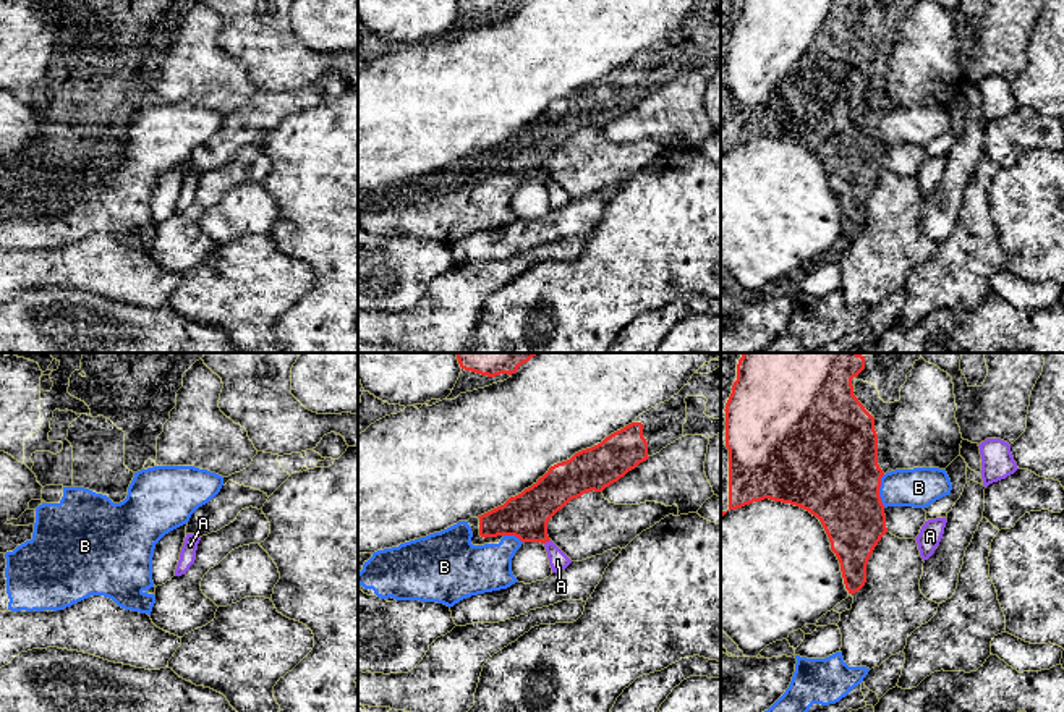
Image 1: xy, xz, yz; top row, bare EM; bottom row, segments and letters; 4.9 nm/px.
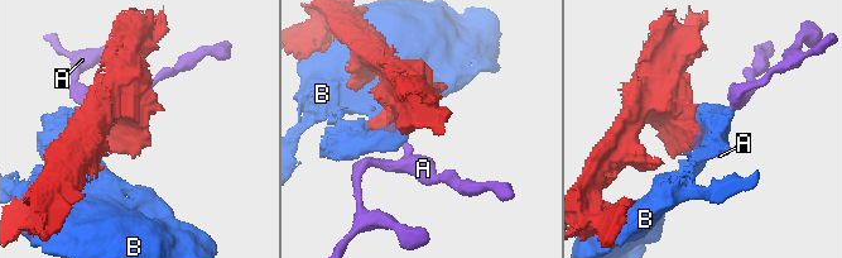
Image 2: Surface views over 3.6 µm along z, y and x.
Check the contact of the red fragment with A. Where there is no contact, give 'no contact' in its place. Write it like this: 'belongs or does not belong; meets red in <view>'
does not belong; meets red in xz

